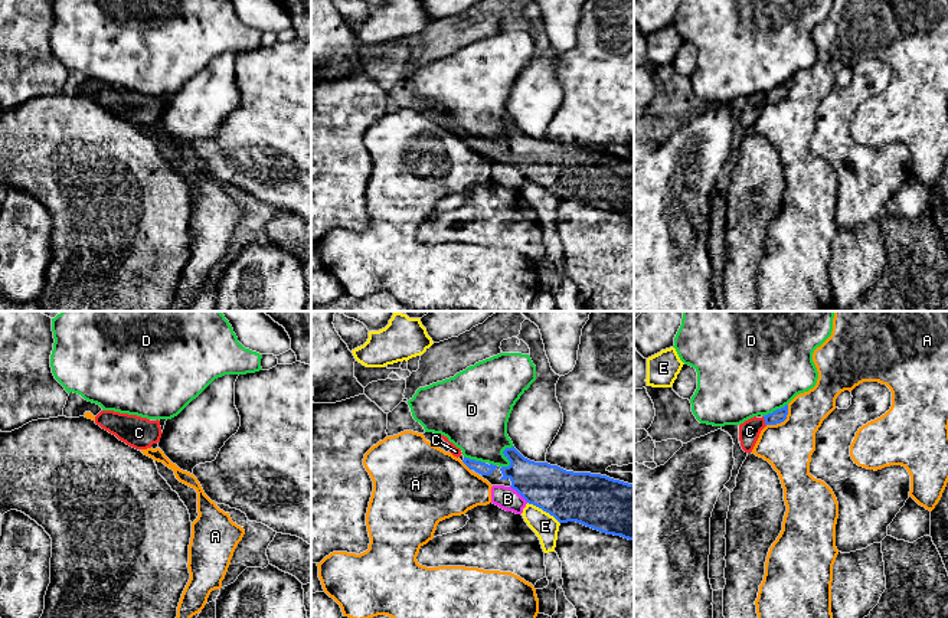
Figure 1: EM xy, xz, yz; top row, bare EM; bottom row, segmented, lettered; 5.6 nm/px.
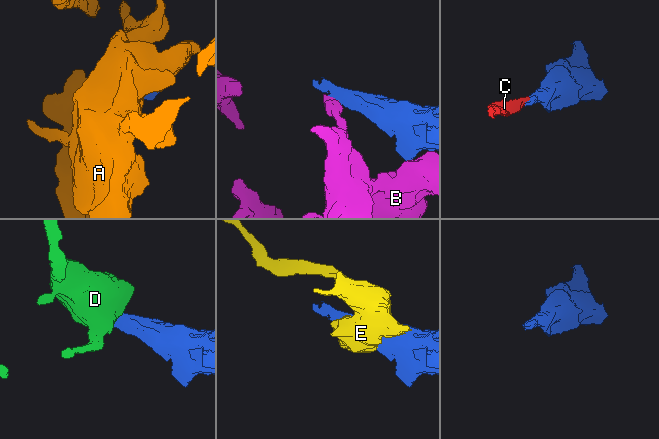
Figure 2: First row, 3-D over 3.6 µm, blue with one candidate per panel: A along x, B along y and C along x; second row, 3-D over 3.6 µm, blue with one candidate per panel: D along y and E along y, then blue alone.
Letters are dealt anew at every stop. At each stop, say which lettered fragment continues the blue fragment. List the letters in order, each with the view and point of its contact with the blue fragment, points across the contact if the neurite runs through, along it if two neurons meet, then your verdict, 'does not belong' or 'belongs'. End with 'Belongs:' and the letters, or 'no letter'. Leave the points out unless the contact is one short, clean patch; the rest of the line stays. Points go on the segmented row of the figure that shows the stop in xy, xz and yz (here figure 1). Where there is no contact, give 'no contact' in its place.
A: meets blue in yz at (783, 421); does not belong
B: meets blue in xz at (519, 493); border along xz (510, 486), (528, 502); does not belong
C: meets blue in yz at (765, 421); runs through yz (780, 415), (765, 421), (757, 424), (749, 431); belongs
D: meets blue in xz at (504, 455); border along xz (513, 445), (503, 451), (509, 464), (502, 467); does not belong
E: meets blue in xz at (543, 510); does not belong
Belongs: C

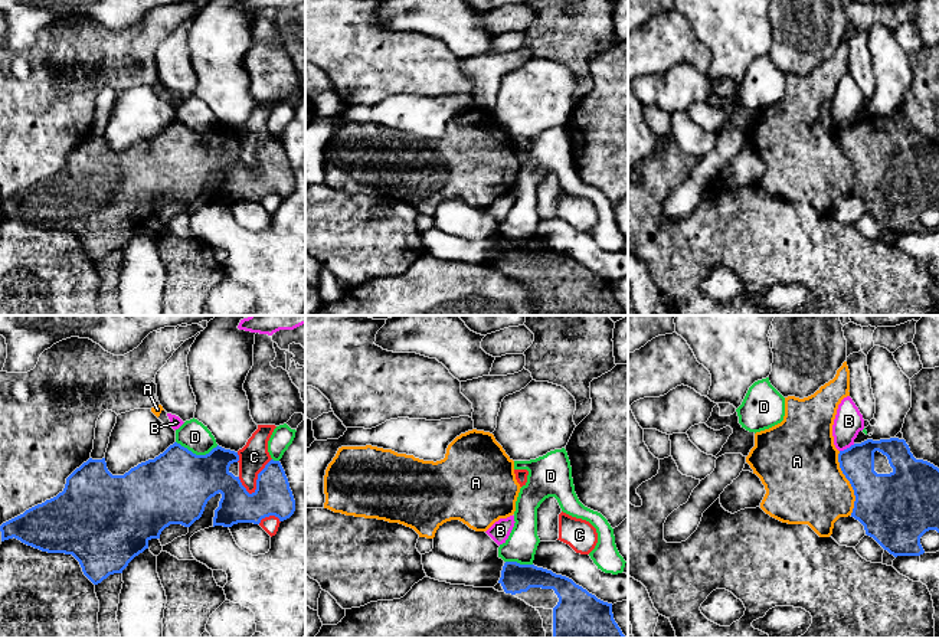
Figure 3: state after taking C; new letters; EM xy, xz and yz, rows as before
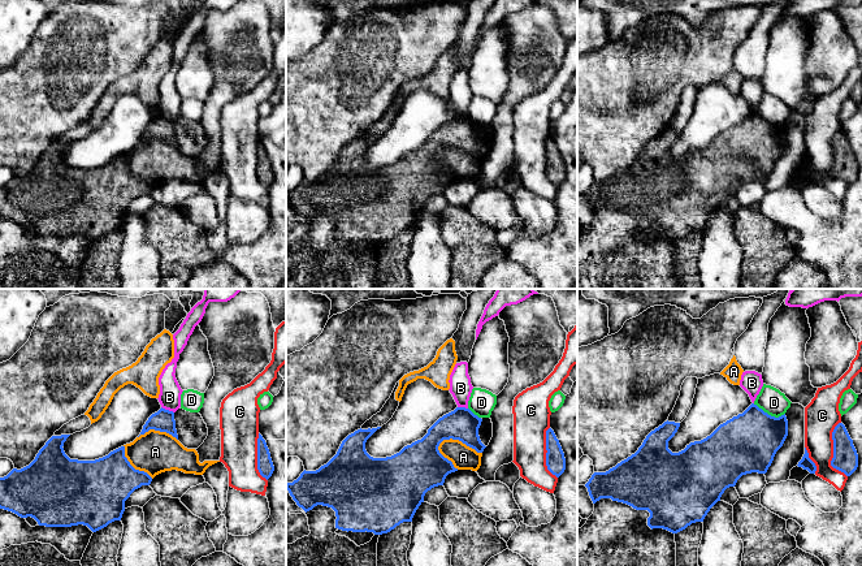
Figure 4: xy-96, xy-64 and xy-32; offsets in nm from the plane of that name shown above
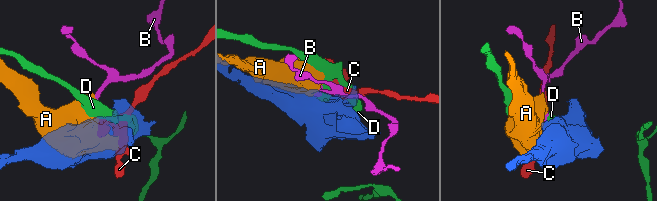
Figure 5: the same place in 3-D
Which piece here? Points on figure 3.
A: meets blue in yz at (850, 483); does not belong
B: meets blue in yz at (847, 448); border along yz (854, 444), (840, 451); does not belong
C: meets blue in xy at (258, 477); does not belong
D: meets blue in xy at (198, 455); border along xy (176, 441), (196, 454), (208, 454), (218, 445); does not belong
Belongs: no letter

